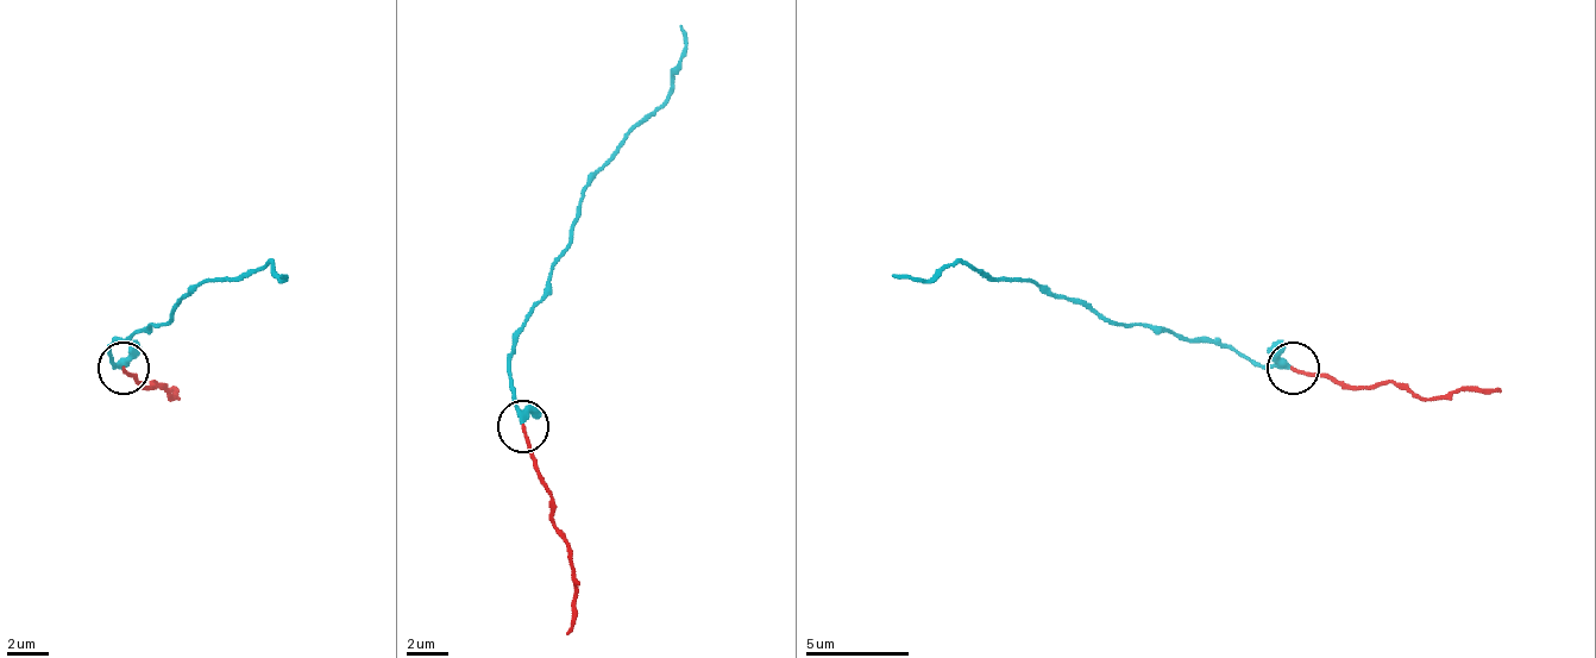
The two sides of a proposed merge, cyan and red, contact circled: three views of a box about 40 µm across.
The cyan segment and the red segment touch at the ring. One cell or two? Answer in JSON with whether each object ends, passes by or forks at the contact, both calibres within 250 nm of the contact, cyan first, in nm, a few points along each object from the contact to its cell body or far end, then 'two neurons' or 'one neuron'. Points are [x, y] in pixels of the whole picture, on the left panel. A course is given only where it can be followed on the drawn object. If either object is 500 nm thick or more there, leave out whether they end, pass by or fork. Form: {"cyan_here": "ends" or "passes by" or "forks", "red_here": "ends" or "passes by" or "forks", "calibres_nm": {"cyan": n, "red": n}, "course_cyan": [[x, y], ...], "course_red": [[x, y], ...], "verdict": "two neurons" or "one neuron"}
{"cyan_here": "passes by", "red_here": "ends", "calibres_nm": {"cyan": 280, "red": 140}, "course_cyan": [[124, 369], [108, 353], [114, 343], [171, 318], [202, 281], [244, 281], [270, 265], [280, 276]], "course_red": [[124, 369], [140, 384], [156, 380], [171, 400], [176, 390], [165, 390]], "verdict": "one neuron"}

